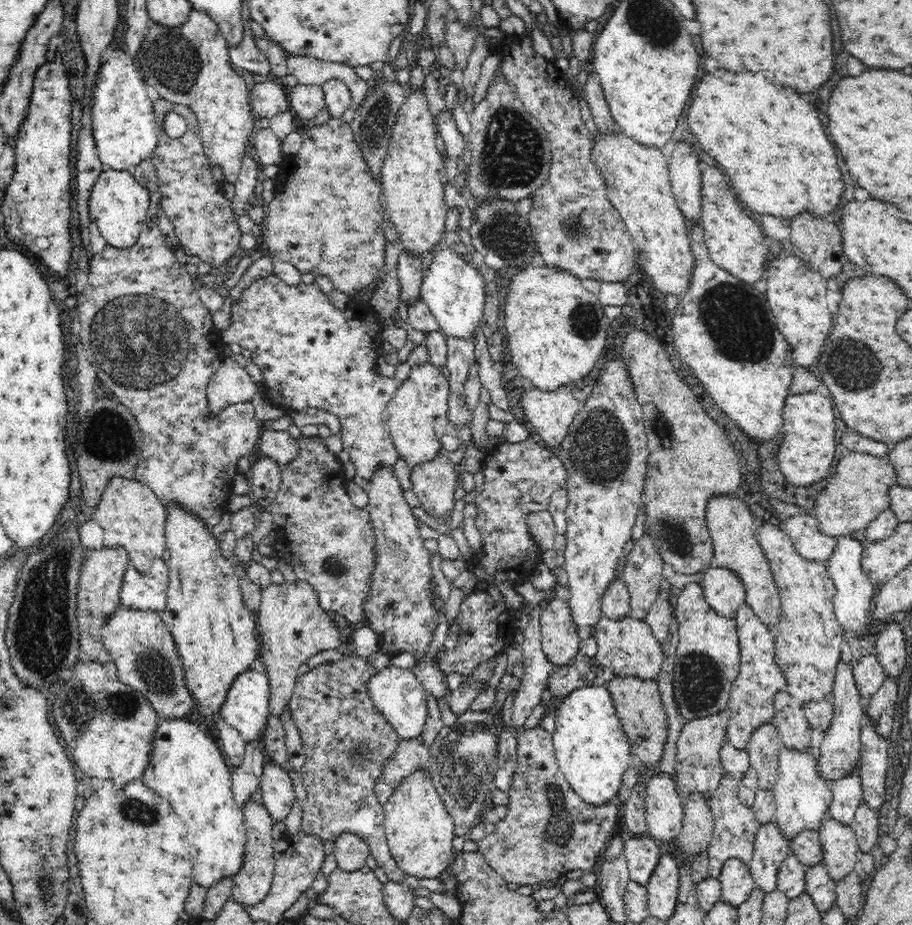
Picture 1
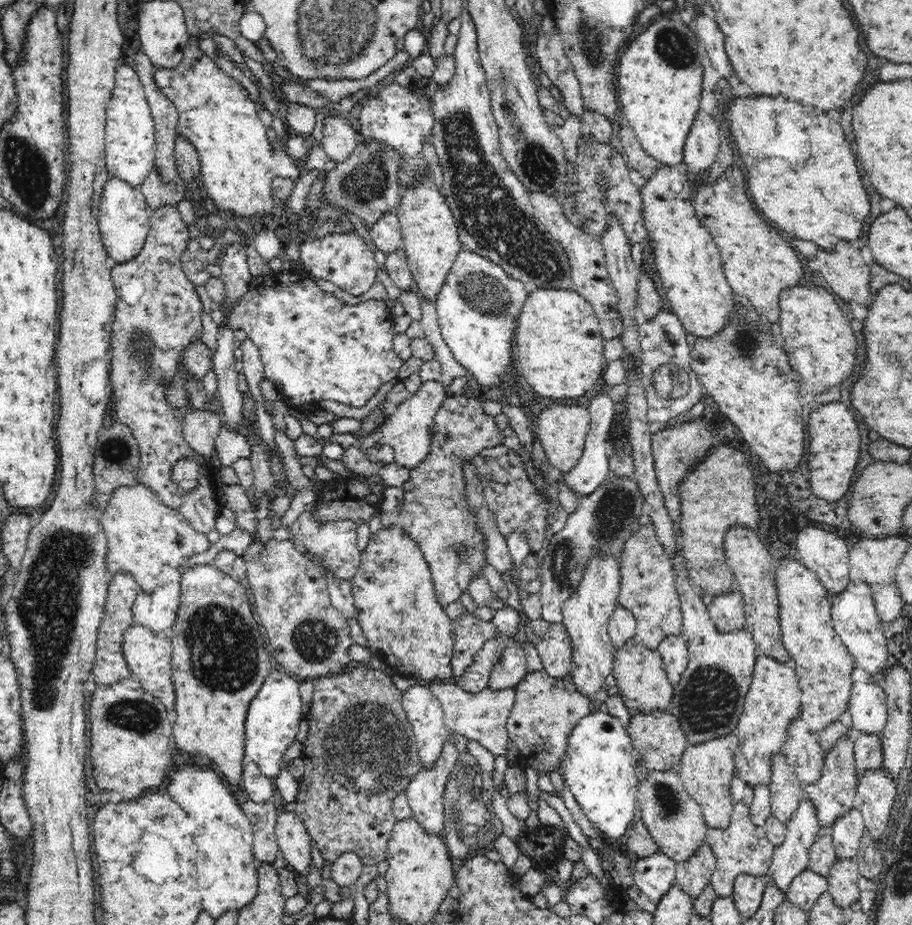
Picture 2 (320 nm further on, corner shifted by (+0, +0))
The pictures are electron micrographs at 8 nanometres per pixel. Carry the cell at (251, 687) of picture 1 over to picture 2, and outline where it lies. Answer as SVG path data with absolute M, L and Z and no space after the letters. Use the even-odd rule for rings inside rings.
M273 669L266 676L258 694L250 700L246 710L245 722L245 756L274 782L282 766L282 756L294 742L300 722L304 718L304 704L300 699L301 679L288 676L280 669Z

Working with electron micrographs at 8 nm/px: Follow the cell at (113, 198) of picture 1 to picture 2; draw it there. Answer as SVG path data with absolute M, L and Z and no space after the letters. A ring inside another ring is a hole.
M115 176L110 177L102 189L99 214L99 231L107 256L117 263L123 263L134 258L146 242L153 215L148 210L145 196L141 190Z

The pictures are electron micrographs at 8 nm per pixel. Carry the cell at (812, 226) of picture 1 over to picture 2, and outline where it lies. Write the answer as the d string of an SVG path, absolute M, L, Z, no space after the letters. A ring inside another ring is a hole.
M838 242L837 248L828 253L818 250L814 260L818 261L822 276L834 292L845 302L867 303L873 298L870 292L870 260L866 250L858 250L849 242Z

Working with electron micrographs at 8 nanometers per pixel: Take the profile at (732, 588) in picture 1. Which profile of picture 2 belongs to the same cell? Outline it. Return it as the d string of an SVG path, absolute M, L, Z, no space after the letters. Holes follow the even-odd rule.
M726 592L714 597L710 604L709 617L722 632L744 630L745 607L740 592Z

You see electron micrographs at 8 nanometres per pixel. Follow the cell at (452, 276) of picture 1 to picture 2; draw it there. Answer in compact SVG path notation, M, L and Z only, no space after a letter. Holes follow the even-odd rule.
M465 248L458 252L434 303L444 342L450 347L453 357L470 372L472 382L480 390L491 392L500 388L501 383L506 382L515 370L515 362L512 360L512 336L514 328L516 329L518 310L522 310L522 302L528 294L522 282L510 277L486 257L480 257Z

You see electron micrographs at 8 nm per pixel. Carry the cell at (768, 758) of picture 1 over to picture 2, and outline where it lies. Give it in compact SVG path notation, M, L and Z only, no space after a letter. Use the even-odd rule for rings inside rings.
M776 752L772 756L770 768L768 787L771 814L786 824L804 796L803 784L798 780L795 770L785 761L782 752Z

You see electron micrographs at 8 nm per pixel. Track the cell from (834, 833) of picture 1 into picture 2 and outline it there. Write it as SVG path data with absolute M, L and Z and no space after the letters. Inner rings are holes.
M837 858L825 878L828 881L827 891L840 908L848 908L850 904L859 902L858 880L861 874L854 858L846 858L846 860Z

